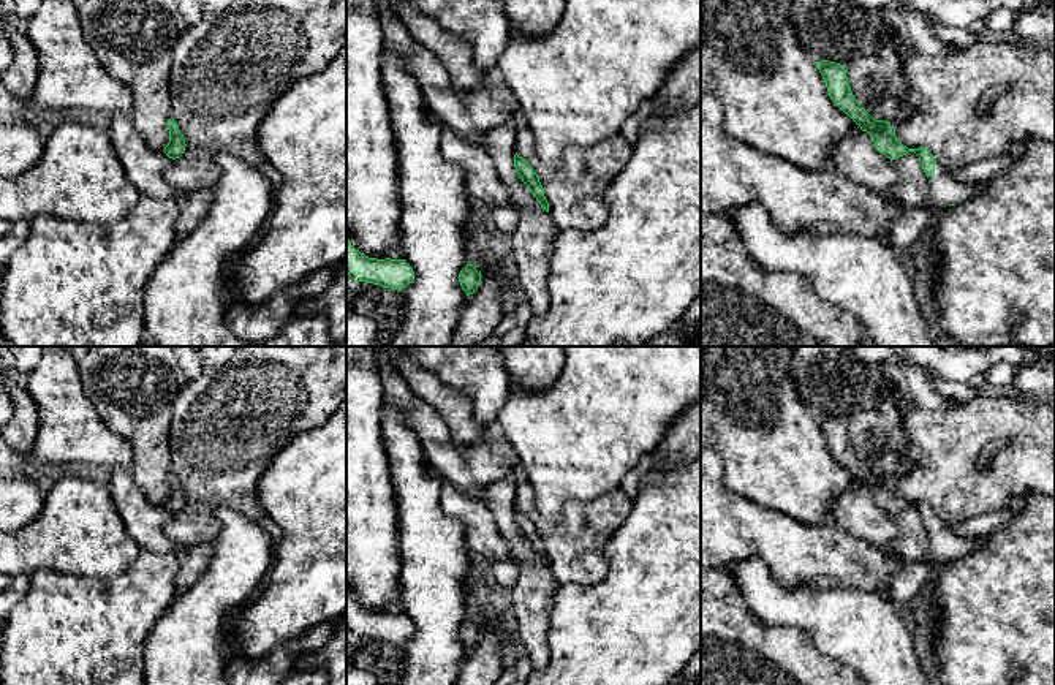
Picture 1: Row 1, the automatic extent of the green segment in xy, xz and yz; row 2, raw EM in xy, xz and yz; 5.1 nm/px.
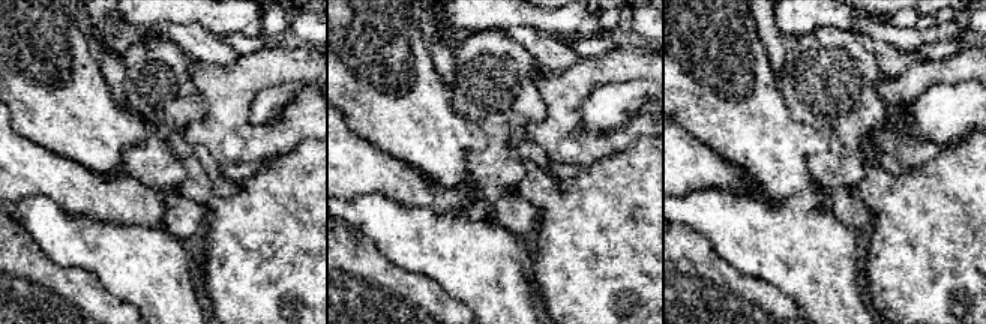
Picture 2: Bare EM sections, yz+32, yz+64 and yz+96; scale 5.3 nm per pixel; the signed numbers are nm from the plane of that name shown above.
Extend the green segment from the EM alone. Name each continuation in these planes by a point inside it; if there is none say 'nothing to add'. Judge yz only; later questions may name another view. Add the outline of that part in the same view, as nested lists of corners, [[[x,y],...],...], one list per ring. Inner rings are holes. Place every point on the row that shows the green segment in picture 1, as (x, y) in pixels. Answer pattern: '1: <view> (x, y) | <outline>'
1: yz (945, 190) | [[[938,161],[935,163],[935,174],[927,177],[930,195],[924,204],[925,209],[936,209],[949,204],[963,202],[982,191],[982,182],[960,182],[949,174]]]

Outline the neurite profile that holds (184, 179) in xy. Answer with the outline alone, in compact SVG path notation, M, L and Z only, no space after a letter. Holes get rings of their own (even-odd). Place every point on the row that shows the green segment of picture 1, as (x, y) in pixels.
M233 0L215 19L188 25L172 52L169 71L171 117L185 138L185 152L164 171L177 193L214 187L221 171L214 155L225 152L258 168L264 152L258 127L275 101L299 79L329 65L346 47L346 0Z

